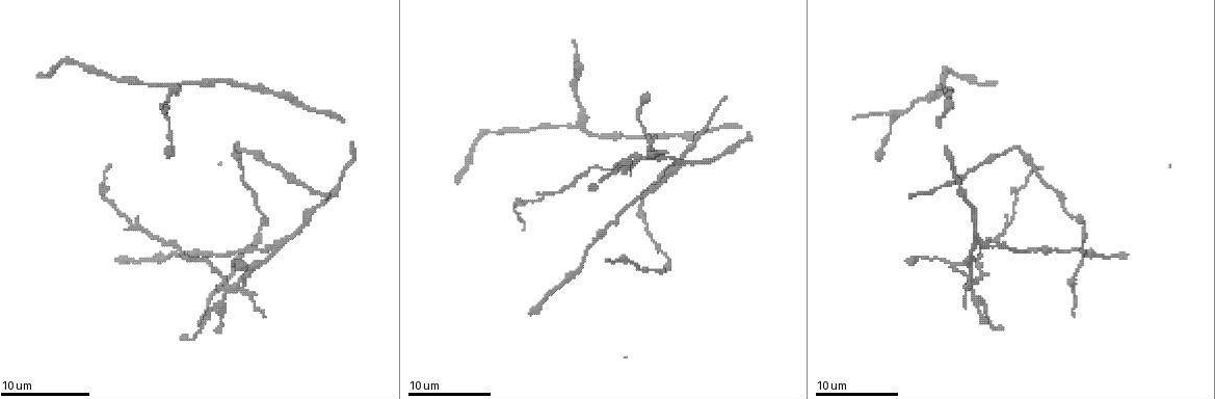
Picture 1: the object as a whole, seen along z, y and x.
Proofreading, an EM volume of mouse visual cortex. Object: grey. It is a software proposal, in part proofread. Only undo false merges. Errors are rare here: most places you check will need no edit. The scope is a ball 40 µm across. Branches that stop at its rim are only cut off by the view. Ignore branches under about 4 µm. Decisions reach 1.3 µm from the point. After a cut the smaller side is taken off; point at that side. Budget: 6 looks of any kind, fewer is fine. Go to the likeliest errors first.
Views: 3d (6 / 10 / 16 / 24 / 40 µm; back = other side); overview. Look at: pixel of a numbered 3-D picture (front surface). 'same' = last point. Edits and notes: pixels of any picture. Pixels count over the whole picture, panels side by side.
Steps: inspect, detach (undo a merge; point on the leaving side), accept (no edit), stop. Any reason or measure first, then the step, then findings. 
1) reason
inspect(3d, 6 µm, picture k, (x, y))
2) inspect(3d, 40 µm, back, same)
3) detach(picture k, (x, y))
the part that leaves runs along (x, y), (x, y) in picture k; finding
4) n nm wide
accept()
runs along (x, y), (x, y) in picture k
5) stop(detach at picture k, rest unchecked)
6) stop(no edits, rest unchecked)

three-way junction
inspect(3d, 10 µm, picture 1, (233, 289))

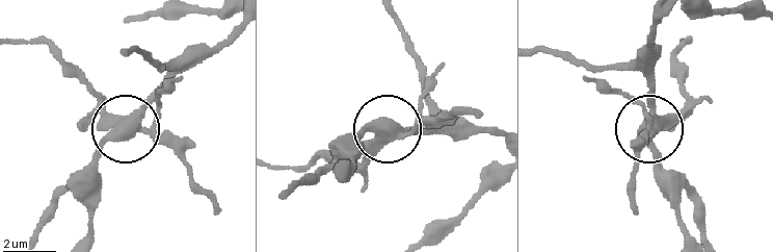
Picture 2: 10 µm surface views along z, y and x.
inspect(3d, 6 µm, picture 2, (377, 132))

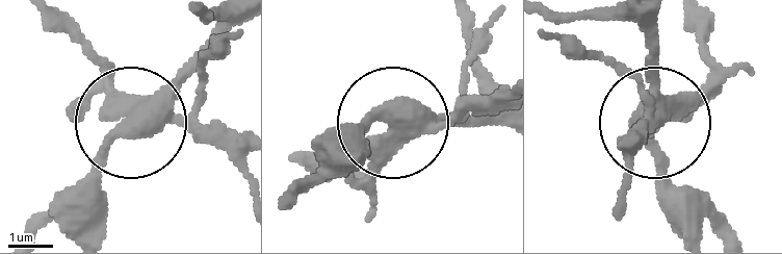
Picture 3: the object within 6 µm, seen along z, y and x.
3 arms
detach(picture 3, (201, 142))
two cells meet here

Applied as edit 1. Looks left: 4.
inspect(overview)

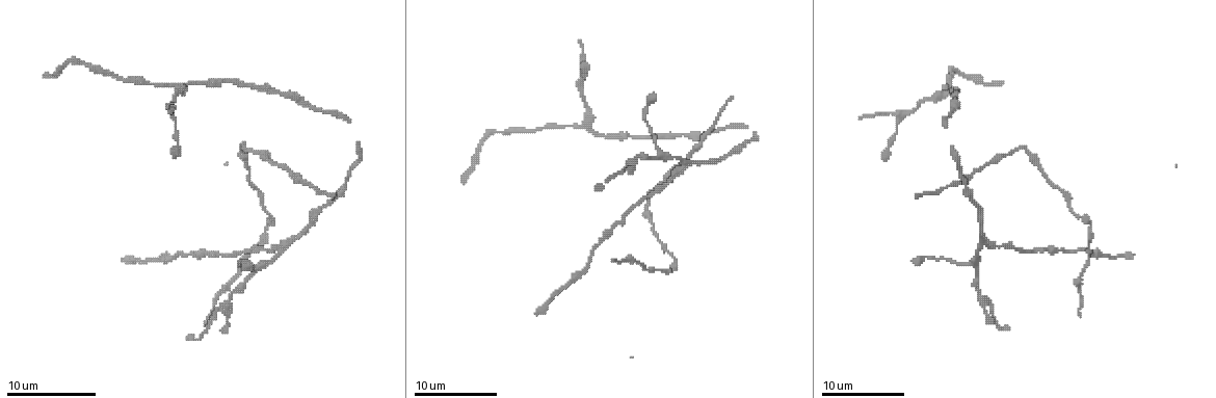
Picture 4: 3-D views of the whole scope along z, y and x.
branch point
inspect(3d, 16 µm, picture 4, (897, 116))

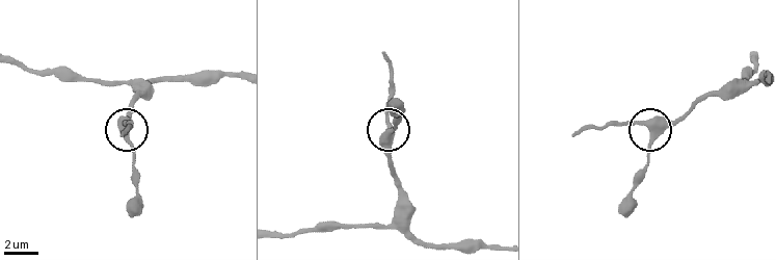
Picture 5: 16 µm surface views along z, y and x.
closer look
inspect(3d, 6 µm, picture 5, (651, 130))

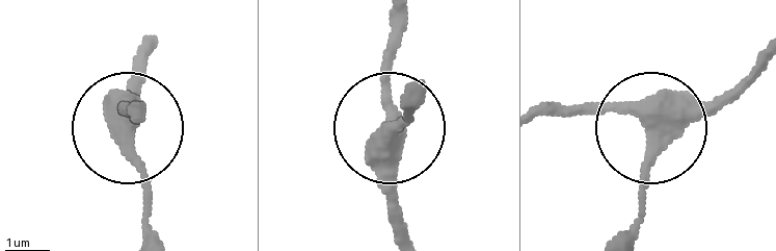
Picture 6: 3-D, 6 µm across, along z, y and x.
accept()
runs along (405, 233), (386, 121), (386, 21) in picture 6; all the same cell

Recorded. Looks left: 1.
three arms meet
inspect(3d, 10 µm, picture 4, (584, 123))

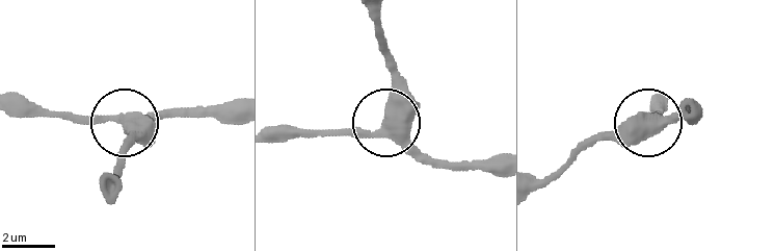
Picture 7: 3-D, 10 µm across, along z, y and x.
410 nm wide
accept()
runs along (495, 158), (448, 166), (421, 158), (388, 118), (394, 60) in picture 7; all the same cell

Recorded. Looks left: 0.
stop(detach at picture 3, rest unchecked)

